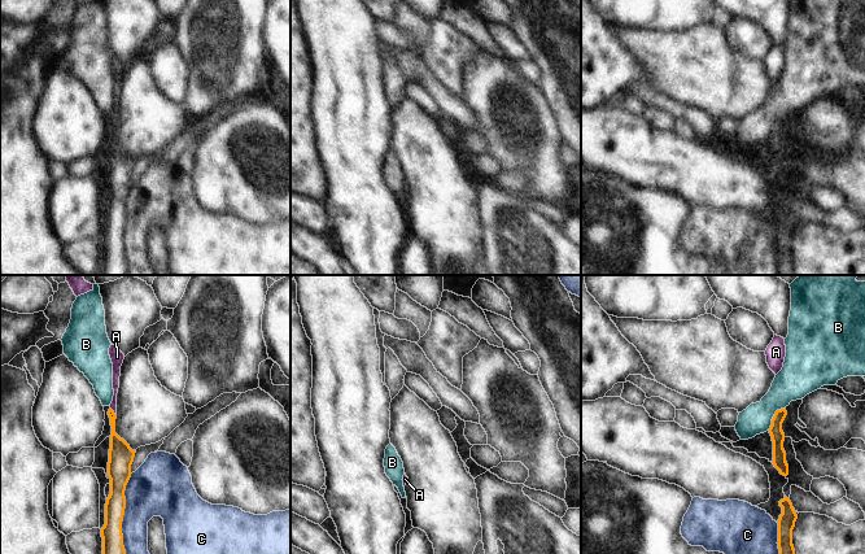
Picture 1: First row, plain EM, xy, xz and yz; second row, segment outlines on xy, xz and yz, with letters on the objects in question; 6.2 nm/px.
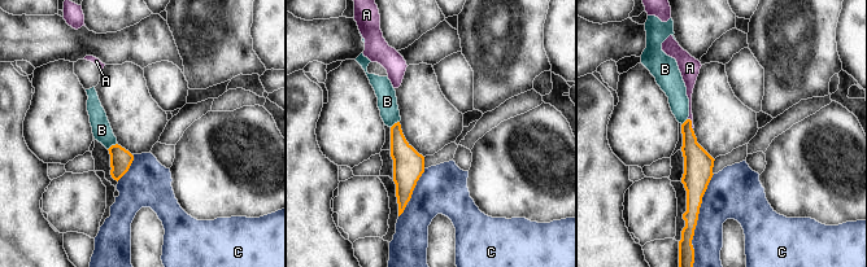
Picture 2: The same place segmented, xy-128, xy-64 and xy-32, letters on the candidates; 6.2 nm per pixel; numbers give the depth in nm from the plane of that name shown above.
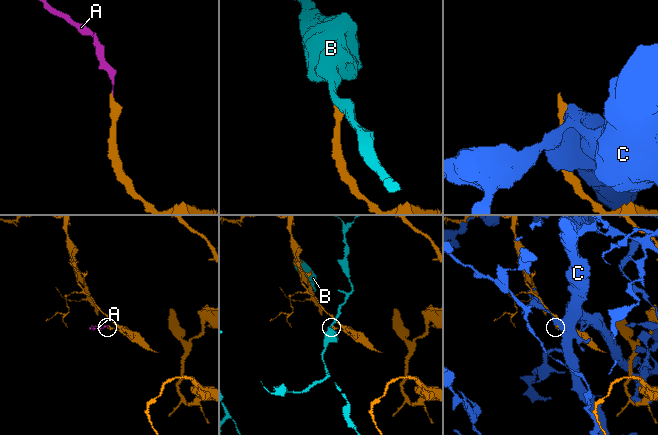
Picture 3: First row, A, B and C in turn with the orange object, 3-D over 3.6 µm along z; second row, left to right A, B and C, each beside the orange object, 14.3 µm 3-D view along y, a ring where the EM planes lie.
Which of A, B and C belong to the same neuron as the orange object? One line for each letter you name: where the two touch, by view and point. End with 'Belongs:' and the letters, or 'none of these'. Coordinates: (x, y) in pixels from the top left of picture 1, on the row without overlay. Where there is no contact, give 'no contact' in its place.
A: contact xy (113, 121)
Belongs: A

